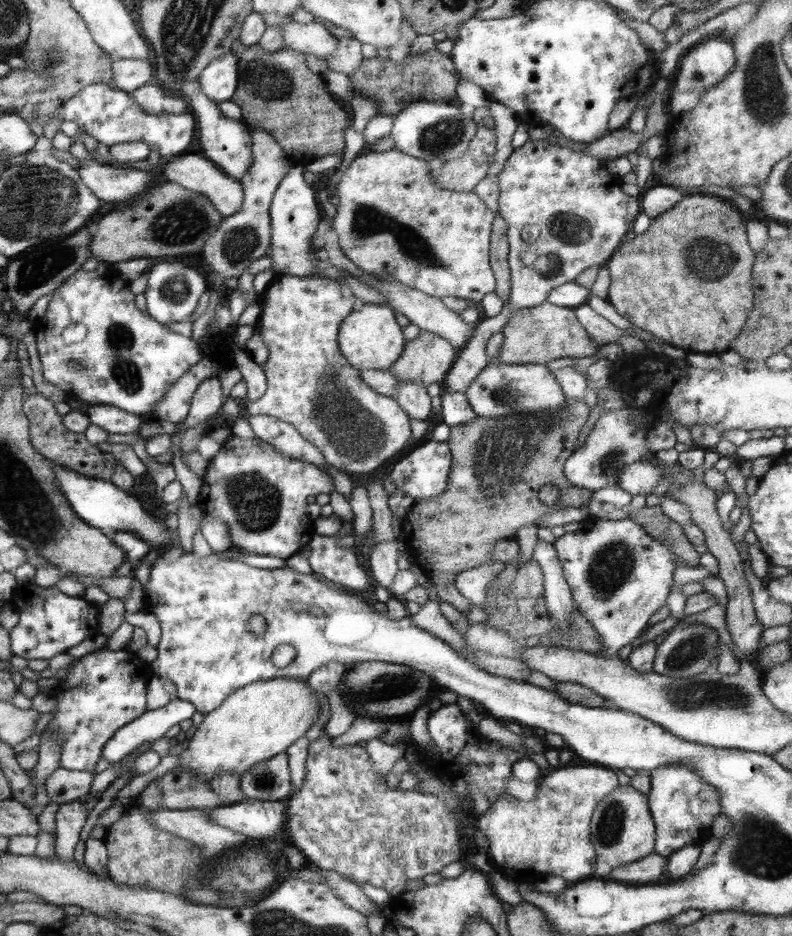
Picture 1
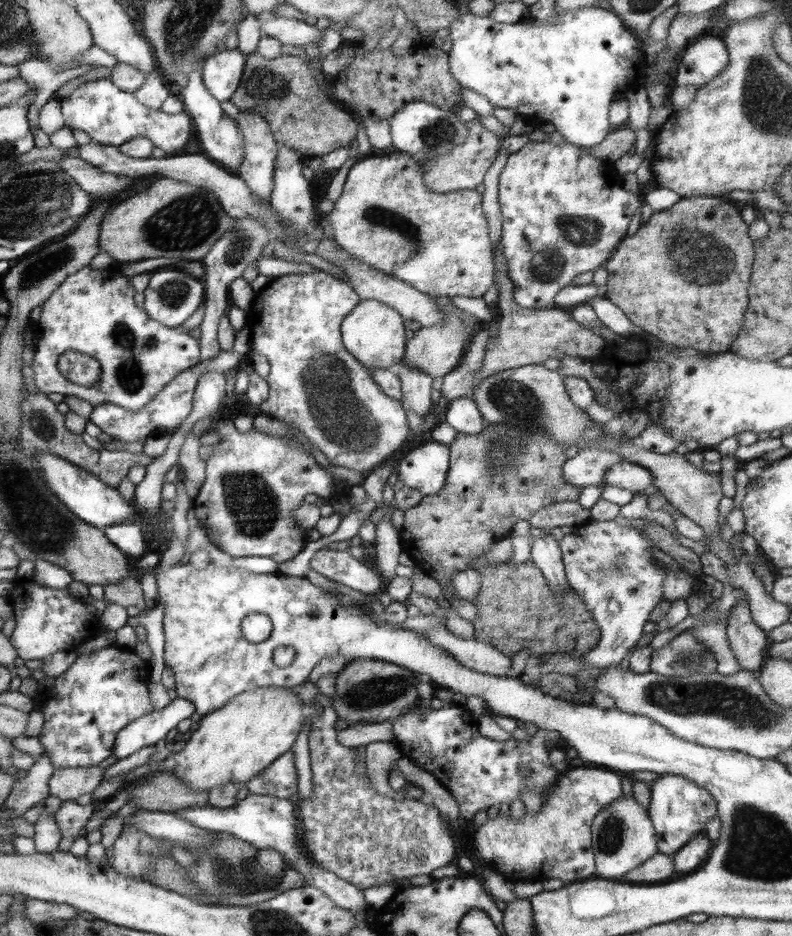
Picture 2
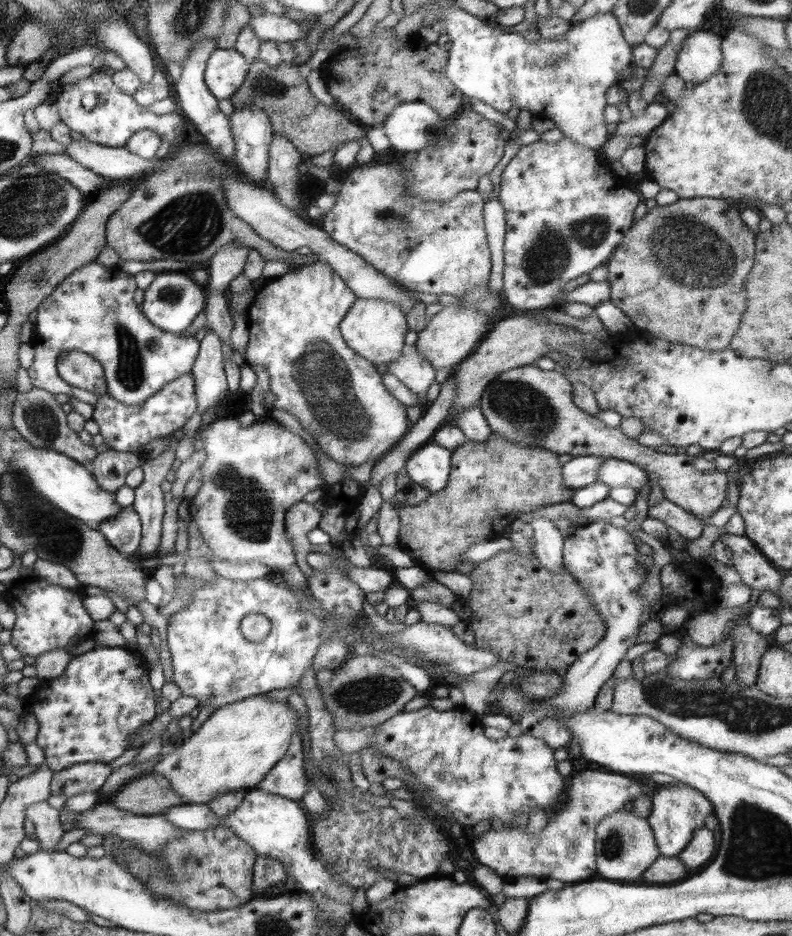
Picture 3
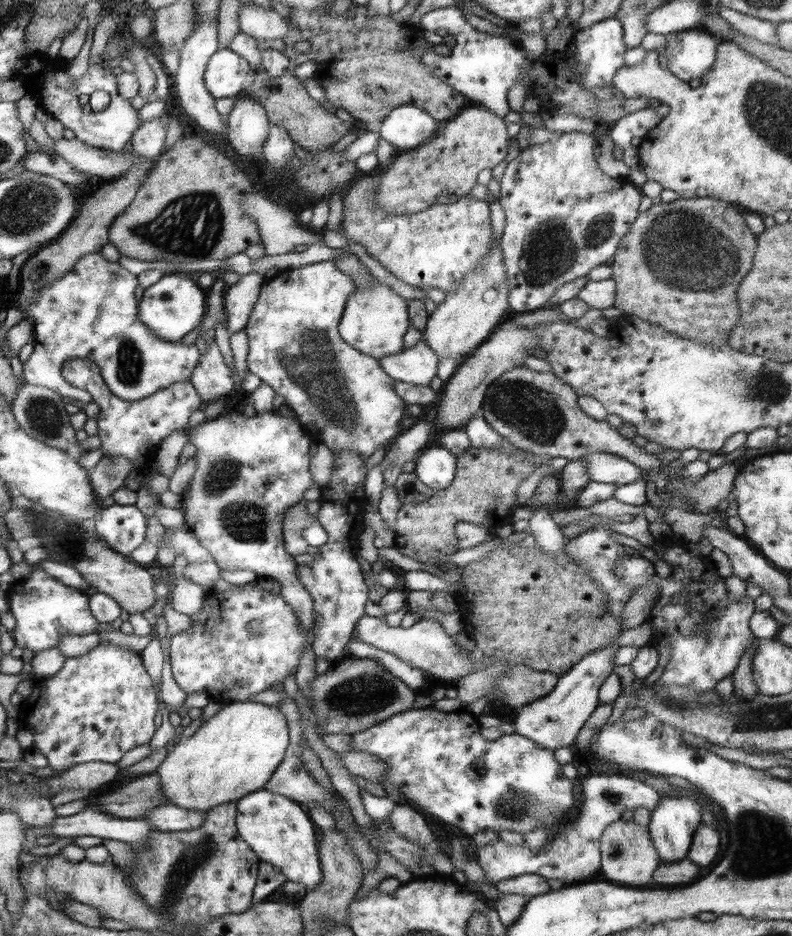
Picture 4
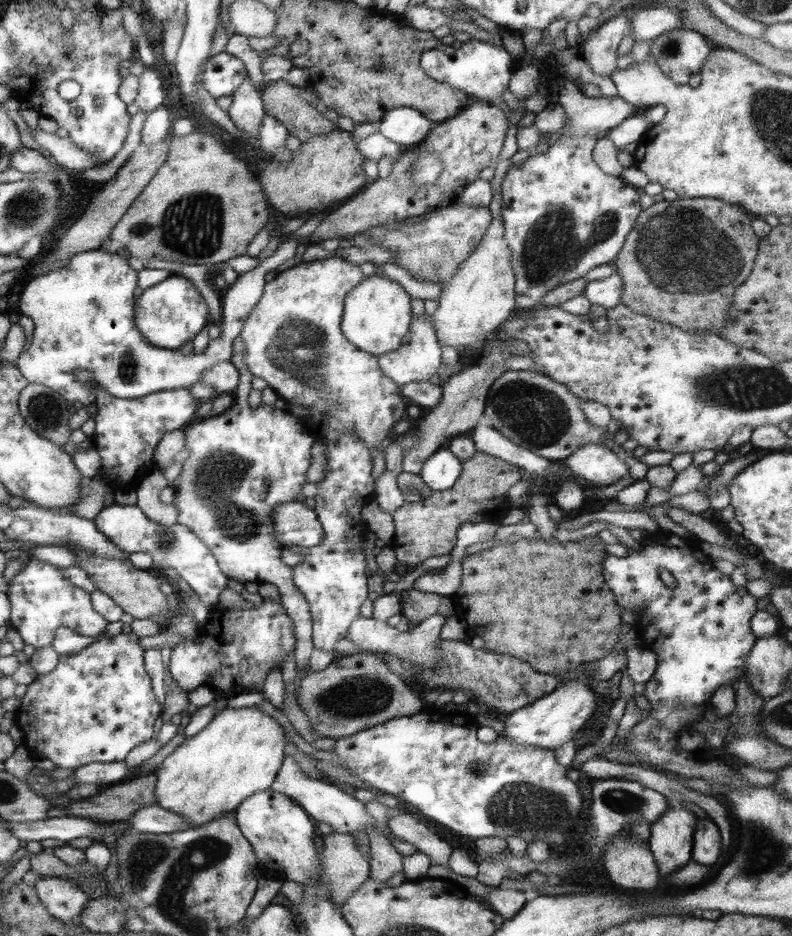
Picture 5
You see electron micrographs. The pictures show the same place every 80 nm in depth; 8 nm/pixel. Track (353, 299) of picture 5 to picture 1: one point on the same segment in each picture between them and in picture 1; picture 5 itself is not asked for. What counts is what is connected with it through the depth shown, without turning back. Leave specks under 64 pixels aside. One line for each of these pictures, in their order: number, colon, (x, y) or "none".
1: (370, 338)
2: (374, 333)
3: (375, 329)
4: (375, 320)

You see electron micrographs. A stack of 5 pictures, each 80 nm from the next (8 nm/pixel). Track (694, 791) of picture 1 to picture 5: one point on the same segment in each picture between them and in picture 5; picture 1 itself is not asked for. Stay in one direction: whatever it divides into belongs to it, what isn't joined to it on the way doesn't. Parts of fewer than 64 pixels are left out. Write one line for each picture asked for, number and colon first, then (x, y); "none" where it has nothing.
2: (679, 810)
3: (678, 810)
4: (672, 825)
5: (671, 838)

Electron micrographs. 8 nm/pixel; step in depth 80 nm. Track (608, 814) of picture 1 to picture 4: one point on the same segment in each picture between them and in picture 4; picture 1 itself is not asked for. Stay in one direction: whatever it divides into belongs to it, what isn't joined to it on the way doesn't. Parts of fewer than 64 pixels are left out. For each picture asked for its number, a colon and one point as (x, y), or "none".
2: (623, 837)
3: (625, 844)
4: (628, 855)

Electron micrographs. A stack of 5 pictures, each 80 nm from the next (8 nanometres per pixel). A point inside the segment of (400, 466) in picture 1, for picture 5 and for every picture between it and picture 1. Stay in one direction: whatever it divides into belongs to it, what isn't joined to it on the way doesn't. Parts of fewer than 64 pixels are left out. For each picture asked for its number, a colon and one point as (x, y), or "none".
2: (425, 468)
3: (430, 466)
4: (435, 466)
5: (441, 470)

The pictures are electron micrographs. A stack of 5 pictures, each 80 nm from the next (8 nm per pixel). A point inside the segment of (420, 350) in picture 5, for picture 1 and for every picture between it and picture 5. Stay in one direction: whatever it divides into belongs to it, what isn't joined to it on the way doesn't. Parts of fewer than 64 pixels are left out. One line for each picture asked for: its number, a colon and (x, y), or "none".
1: (412, 398)
2: (416, 388)
3: (417, 374)
4: (417, 365)

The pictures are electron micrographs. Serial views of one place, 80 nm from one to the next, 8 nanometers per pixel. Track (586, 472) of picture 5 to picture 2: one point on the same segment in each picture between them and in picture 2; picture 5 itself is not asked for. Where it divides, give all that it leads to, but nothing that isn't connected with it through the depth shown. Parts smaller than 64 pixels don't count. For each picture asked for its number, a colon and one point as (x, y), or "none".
2: (630, 476)
3: (613, 472)
4: (608, 468)

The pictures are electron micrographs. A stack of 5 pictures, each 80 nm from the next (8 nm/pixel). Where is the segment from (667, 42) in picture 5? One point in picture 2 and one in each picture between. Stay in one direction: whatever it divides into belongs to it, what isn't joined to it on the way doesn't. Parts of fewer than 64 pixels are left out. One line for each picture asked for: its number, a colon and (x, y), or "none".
2: (704, 58)
3: (699, 57)
4: (691, 53)

